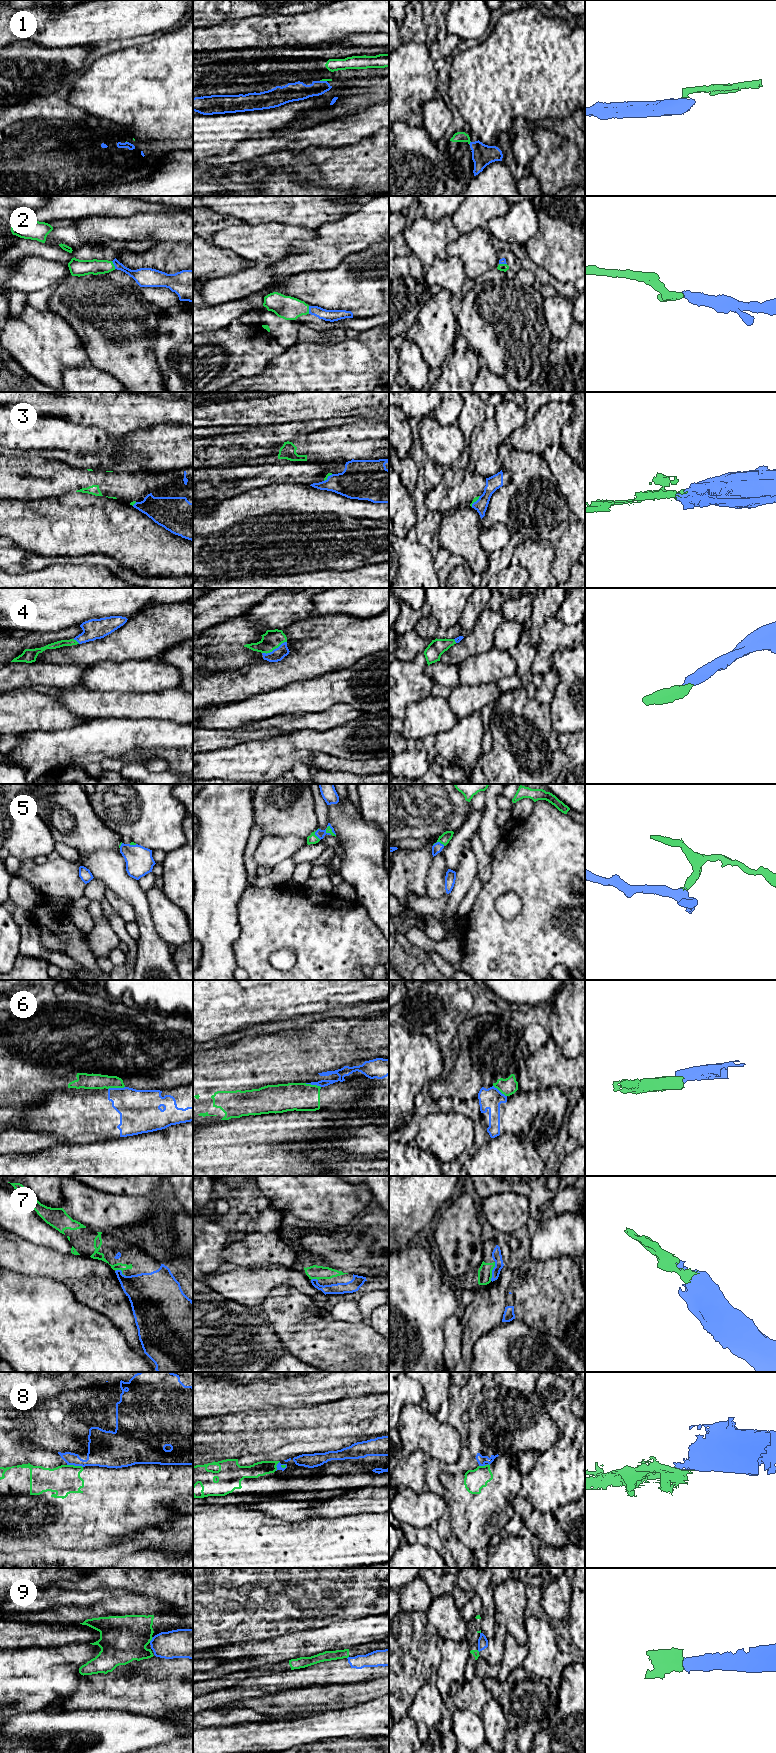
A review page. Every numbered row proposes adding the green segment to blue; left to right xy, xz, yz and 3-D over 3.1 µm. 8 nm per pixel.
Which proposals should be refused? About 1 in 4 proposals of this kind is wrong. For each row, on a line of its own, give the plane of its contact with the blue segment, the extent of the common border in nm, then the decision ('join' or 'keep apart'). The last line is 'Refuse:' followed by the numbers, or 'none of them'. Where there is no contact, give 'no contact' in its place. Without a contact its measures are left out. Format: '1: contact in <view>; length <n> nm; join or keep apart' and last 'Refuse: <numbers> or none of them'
1: contact in yz; length 30 nm; join
2: contact in xy; length 70 nm; join
3: contact in yz; length 120 nm; join
4: contact in xz; length 220 nm; join
5: contact in xz; length 100 nm; join
6: contact in xy; length 140 nm; keep apart
7: contact in yz; length 160 nm; join
8: contact in xy; length 130 nm; keep apart
9: contact in xy; length 60 nm; keep apart
Refuse: 6, 8, 9

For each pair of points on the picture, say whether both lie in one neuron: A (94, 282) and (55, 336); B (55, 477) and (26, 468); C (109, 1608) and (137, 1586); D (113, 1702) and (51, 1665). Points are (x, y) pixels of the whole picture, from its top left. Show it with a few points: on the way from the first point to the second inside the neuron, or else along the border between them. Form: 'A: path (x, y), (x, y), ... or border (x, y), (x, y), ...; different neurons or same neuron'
A: border (48, 308), (56, 312), (80, 339); different neurons
B: path (48, 476), (33, 475); same neuron
C: border (128, 1593), (151, 1597); different neurons
D: border (83, 1676), (80, 1679), (79, 1685), (63, 1698); different neurons

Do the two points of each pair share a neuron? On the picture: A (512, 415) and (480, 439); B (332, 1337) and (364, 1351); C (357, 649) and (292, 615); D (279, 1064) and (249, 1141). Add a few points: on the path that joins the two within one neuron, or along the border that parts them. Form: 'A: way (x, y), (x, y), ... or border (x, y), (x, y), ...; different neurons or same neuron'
A: way (504, 422), (498, 428), (493, 428), (488, 433); same neuron
B: way (340, 1345), (346, 1351), (356, 1351); same neuron
C: border (310, 616), (296, 620), (282, 630); different neurons
D: border (270, 1120), (254, 1122); different neurons

